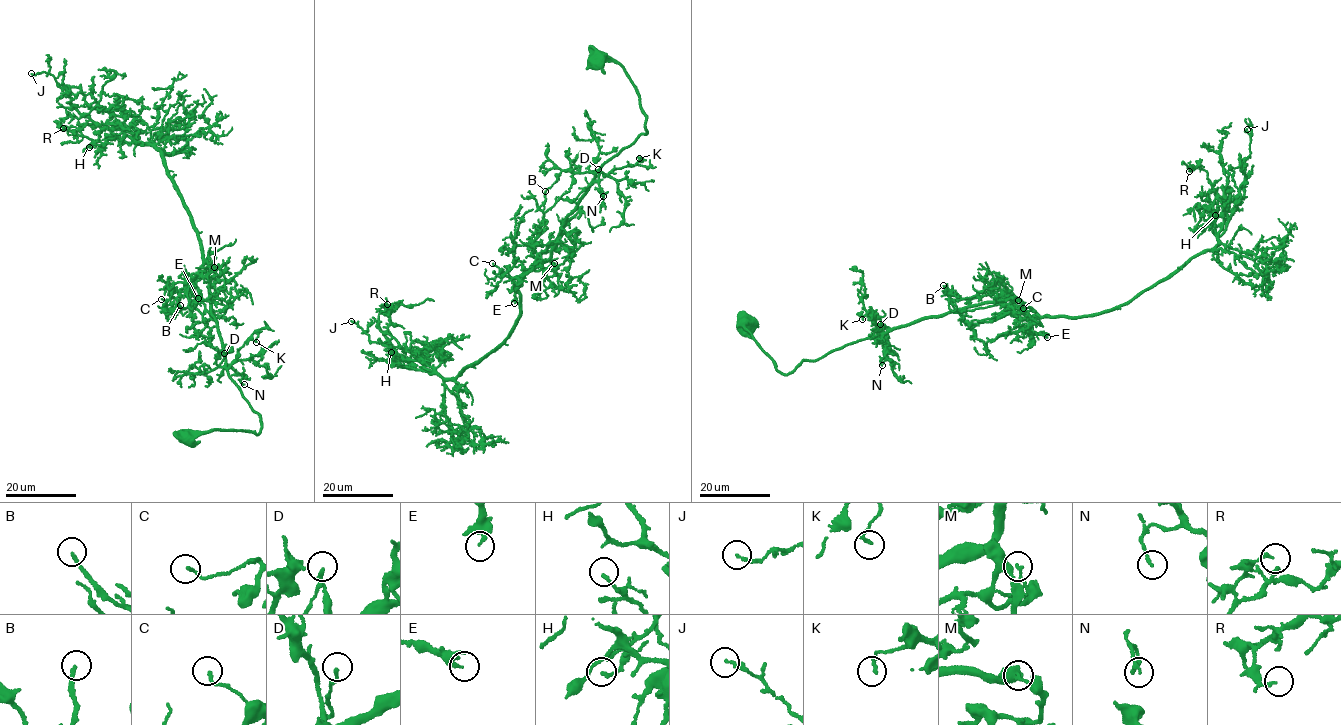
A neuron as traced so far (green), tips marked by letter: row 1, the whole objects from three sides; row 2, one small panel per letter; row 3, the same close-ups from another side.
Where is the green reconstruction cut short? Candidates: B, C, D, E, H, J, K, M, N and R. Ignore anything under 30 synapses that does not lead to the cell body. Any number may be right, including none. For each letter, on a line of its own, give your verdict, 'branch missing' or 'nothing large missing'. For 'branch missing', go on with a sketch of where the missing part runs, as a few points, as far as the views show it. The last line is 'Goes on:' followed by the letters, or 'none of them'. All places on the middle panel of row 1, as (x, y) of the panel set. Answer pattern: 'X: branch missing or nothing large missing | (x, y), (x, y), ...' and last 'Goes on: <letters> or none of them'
B: branch missing | (545, 191), (544, 186), (567, 183), (572, 179), (572, 170), (562, 159)
C: nothing large missing
D: nothing large missing
E: nothing large missing
H: nothing large missing
J: nothing large missing
K: nothing large missing
M: nothing large missing
N: nothing large missing
R: nothing large missing
Goes on: B

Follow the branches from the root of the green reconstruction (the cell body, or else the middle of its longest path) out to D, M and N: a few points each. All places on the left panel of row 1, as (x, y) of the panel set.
D: (183, 438), (184, 432), (217, 428), (259, 431), (257, 413), (220, 366), (224, 353)
M: (183, 438), (217, 428), (257, 434), (261, 424), (226, 367), (210, 273), (196, 279), (209, 278), (214, 267)
N: (183, 438), (184, 432), (217, 428), (257, 434), (261, 422), (230, 376), (230, 366), (242, 375), (244, 384)

